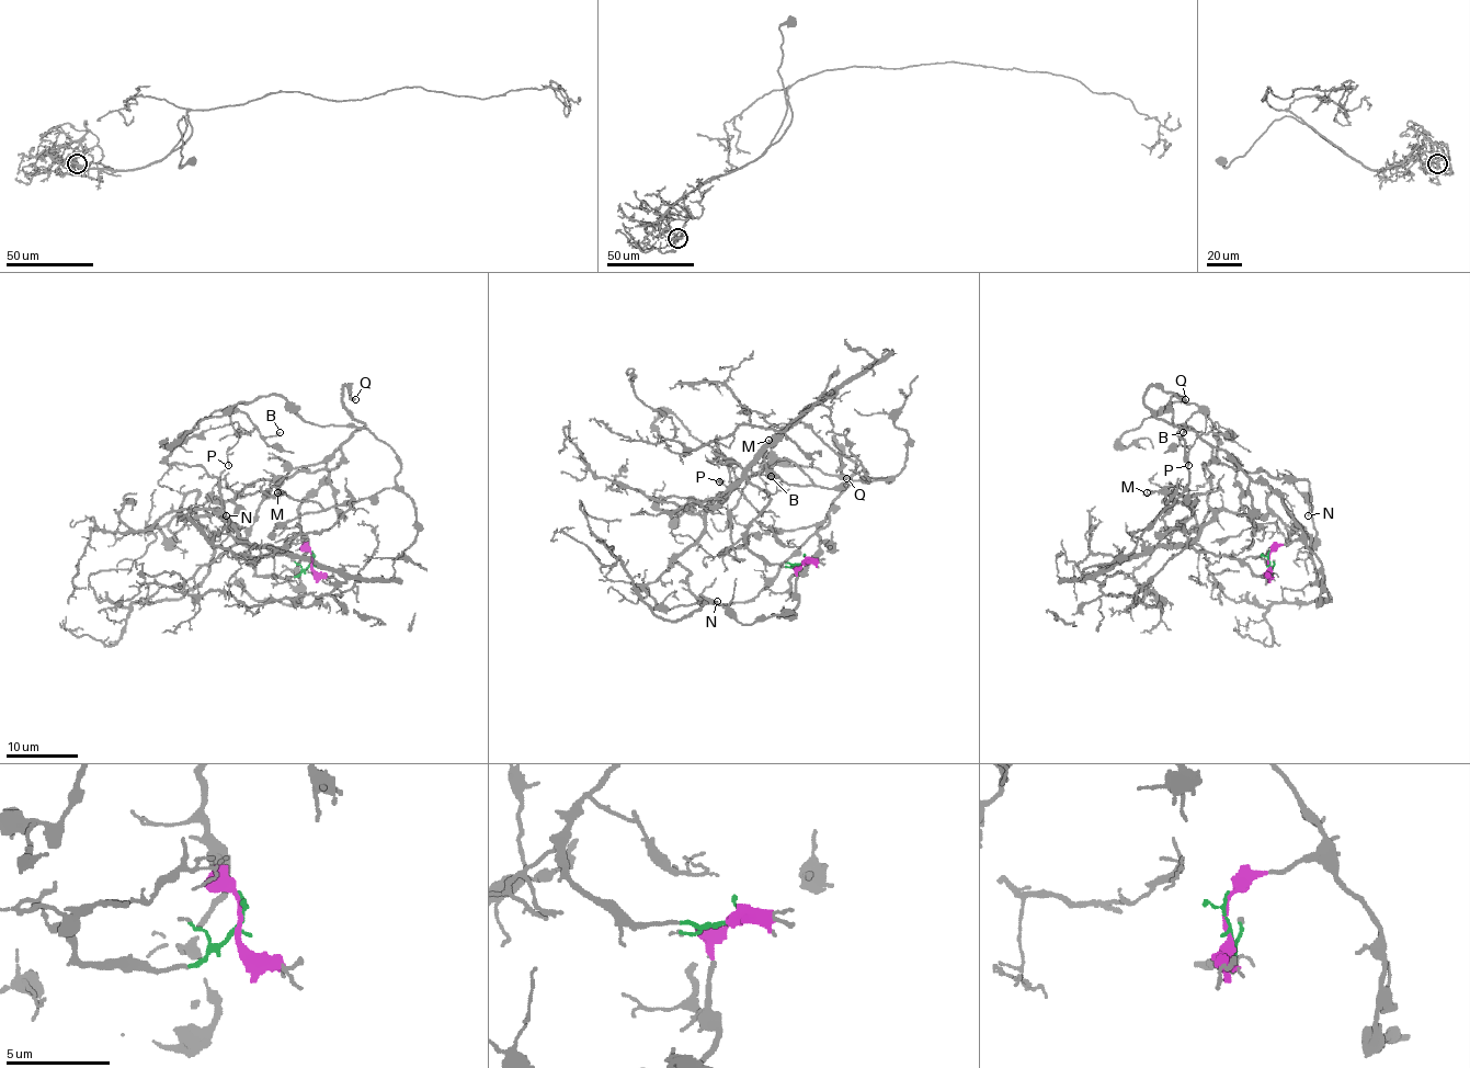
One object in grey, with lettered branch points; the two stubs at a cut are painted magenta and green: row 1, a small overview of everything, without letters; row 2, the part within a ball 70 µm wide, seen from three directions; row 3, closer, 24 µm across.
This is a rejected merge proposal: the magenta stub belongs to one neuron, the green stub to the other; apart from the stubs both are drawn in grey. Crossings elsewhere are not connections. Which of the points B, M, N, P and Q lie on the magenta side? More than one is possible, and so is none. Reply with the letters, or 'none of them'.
B, M, N, P, Q

